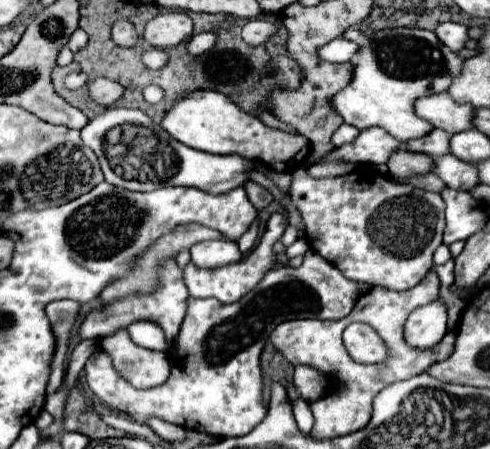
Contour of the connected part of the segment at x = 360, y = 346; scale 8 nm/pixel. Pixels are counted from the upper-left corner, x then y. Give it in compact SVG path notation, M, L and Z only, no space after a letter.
M351 323L343 331L343 343L357 363L383 363L387 347L379 333L365 323Z

